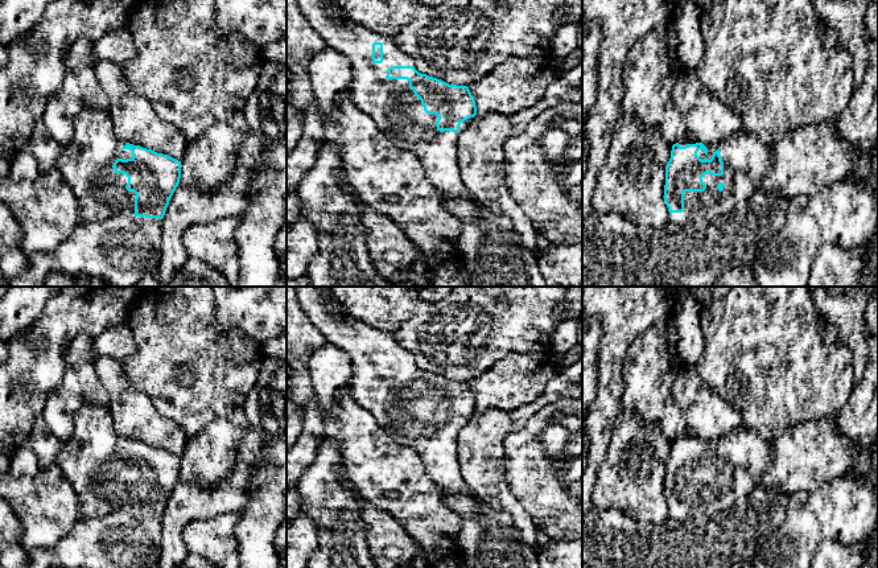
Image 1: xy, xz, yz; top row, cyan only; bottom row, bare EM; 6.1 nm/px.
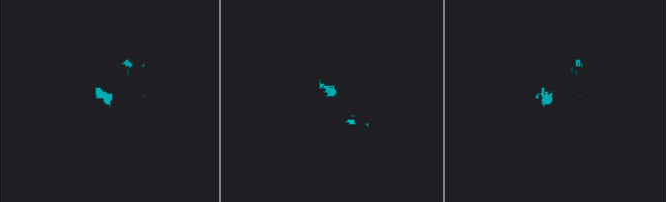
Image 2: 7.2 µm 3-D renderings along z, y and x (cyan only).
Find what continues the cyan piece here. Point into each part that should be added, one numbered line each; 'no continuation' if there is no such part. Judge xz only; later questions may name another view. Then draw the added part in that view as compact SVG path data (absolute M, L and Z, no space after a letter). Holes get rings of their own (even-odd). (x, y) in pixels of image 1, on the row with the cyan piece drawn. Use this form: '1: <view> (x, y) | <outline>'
1: xz (398, 112) | M296 0L296 3L326 46L349 58L353 71L353 81L349 86L353 103L370 116L397 148L411 151L419 157L426 178L438 192L474 201L462 182L457 152L458 137L470 125L473 118L461 122L458 132L440 132L436 127L438 116L424 111L421 100L409 87L409 81L386 78L391 66L413 66L413 59L391 37L371 32L346 16L342 20L333 20L330 9L338 7L334 0ZM374 42L383 44L382 63L372 62Z

